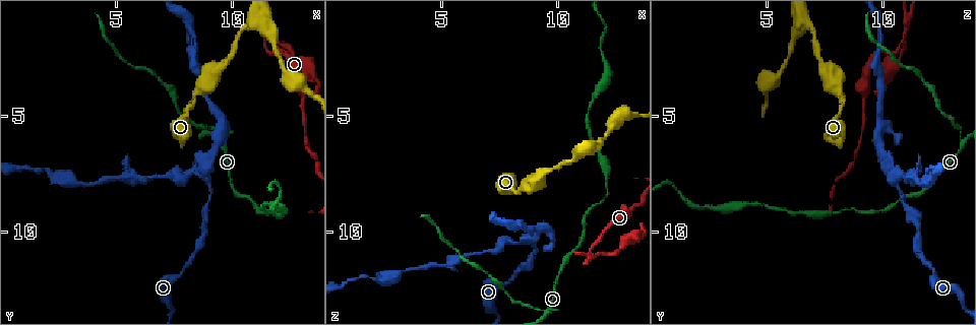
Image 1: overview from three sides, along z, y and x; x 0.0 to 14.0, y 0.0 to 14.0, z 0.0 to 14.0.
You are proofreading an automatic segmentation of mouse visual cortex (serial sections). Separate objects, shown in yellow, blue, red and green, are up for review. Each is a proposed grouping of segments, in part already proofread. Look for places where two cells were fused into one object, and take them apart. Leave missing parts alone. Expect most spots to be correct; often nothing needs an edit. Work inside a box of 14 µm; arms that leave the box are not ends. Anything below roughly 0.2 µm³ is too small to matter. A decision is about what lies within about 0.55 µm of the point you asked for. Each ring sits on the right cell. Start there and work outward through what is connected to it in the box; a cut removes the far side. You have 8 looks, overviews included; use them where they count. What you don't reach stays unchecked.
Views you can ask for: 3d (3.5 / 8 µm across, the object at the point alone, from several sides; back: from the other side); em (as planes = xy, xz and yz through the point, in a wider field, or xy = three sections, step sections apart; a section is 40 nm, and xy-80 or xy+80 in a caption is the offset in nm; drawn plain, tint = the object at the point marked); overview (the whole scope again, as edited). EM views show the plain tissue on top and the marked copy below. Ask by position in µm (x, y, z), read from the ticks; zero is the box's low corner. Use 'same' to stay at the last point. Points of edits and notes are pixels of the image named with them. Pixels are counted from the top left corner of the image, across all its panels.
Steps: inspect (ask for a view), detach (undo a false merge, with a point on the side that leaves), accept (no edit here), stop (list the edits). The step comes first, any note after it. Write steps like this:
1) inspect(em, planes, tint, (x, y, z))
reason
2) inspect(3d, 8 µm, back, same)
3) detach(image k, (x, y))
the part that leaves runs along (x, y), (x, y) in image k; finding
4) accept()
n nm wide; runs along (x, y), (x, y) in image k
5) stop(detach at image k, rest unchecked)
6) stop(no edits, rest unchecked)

inspect(3d, 3.5 µm, back, (8.8, 7.7, 10.5))
sudden change in width

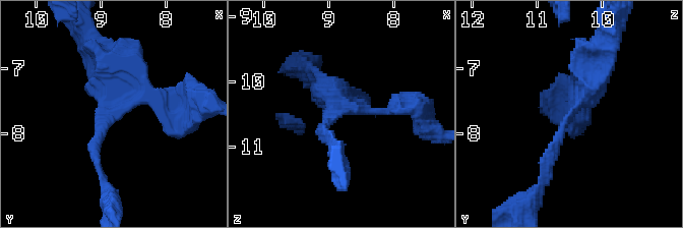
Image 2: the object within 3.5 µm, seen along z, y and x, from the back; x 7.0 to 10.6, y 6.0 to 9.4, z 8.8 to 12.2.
inspect(em, xy, step 5, tint, (8.80, 7.65, 10.45))
need the tissue

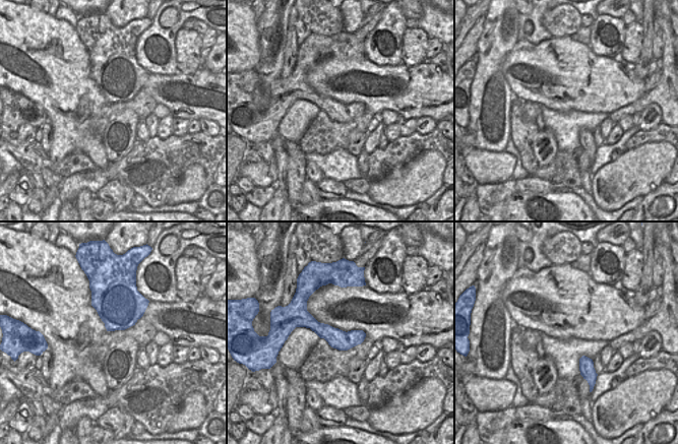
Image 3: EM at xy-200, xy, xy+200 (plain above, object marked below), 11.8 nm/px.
accept()
runs along (545, 167), (593, 51) in image 2; all the same cell

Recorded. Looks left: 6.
inspect(3d, 8 µm, back, (5.0, 7.7, 11.4))
a narrow waist

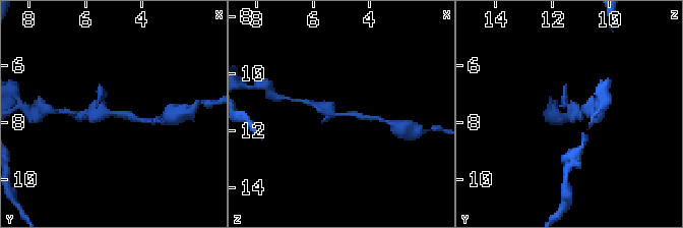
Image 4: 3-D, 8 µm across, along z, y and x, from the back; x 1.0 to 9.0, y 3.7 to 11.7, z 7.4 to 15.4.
inspect(em, xy, step 3, tint, (5.1, 7.6, 11.5))
now the EM

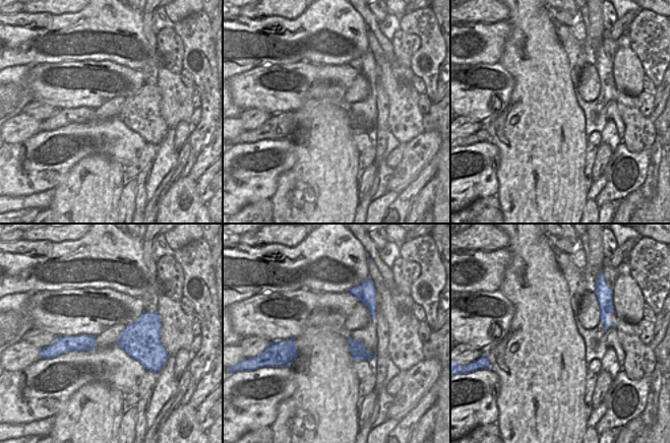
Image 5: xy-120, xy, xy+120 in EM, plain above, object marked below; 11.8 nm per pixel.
accept()
continuous, no second cell

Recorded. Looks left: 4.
inspect(3d, 3.5 µm, back, (9.6, 5.6, 13.4))

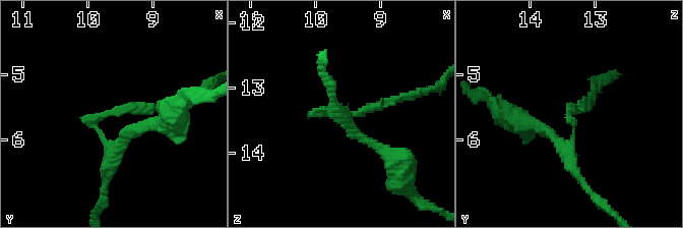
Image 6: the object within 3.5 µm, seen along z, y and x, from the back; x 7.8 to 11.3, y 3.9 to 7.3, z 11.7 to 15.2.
inspect(em, planes, tint, (9.60, 5.55, 13.35))

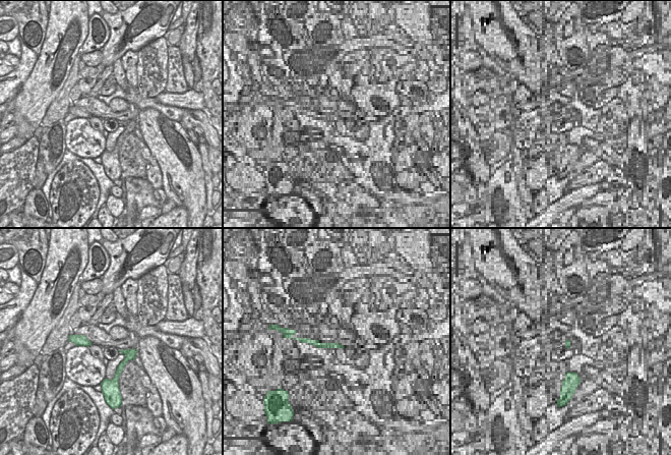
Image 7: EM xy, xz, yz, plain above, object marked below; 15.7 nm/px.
detach(image 6, (127, 109))
border along (116, 372), (119, 376) in image 7; a second cell is stuck on

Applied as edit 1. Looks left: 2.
stop(detach at image 6, rest unchecked)

